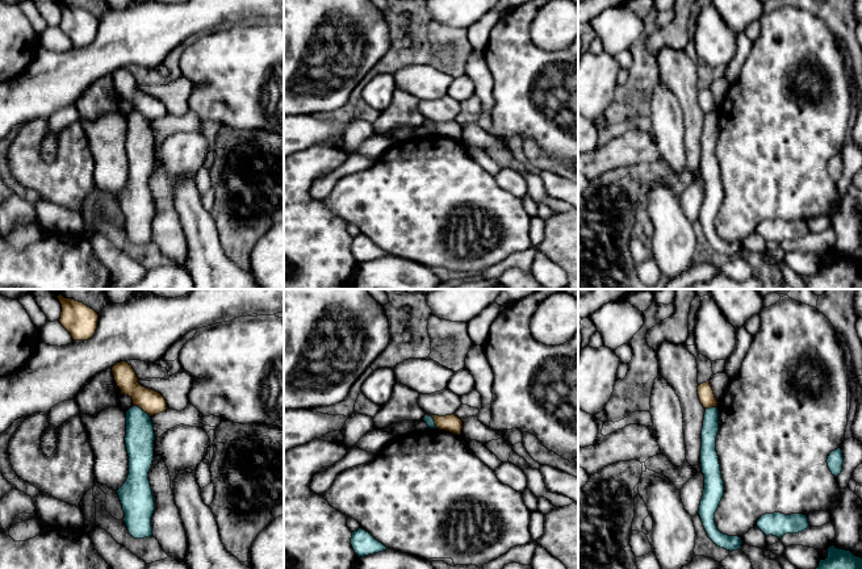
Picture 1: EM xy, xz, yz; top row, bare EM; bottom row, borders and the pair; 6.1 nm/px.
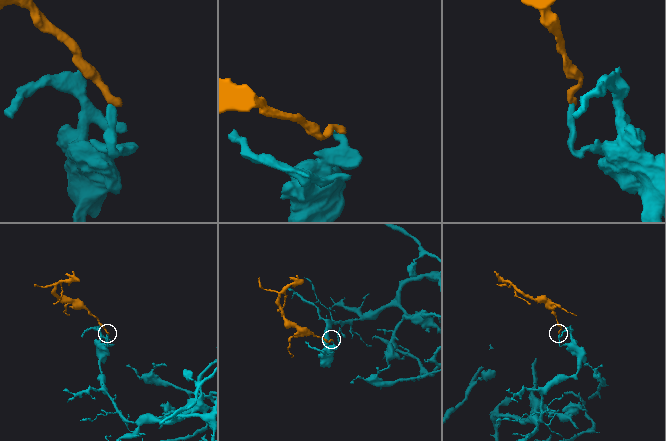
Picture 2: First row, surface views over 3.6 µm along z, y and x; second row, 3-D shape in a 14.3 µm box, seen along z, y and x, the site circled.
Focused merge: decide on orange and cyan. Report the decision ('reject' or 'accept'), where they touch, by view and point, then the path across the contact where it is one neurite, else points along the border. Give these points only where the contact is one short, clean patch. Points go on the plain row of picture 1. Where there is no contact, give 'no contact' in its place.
reject; meets orange in xz at (434, 125); border along xz (426, 120), (432, 124), (436, 133)

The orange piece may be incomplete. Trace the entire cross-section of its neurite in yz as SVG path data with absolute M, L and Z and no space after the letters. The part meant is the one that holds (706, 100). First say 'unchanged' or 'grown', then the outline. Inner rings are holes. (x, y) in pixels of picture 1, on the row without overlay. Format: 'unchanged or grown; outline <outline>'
unchanged; outline M710 87L698 92L698 101L704 114L717 113L717 105L714 100Z

